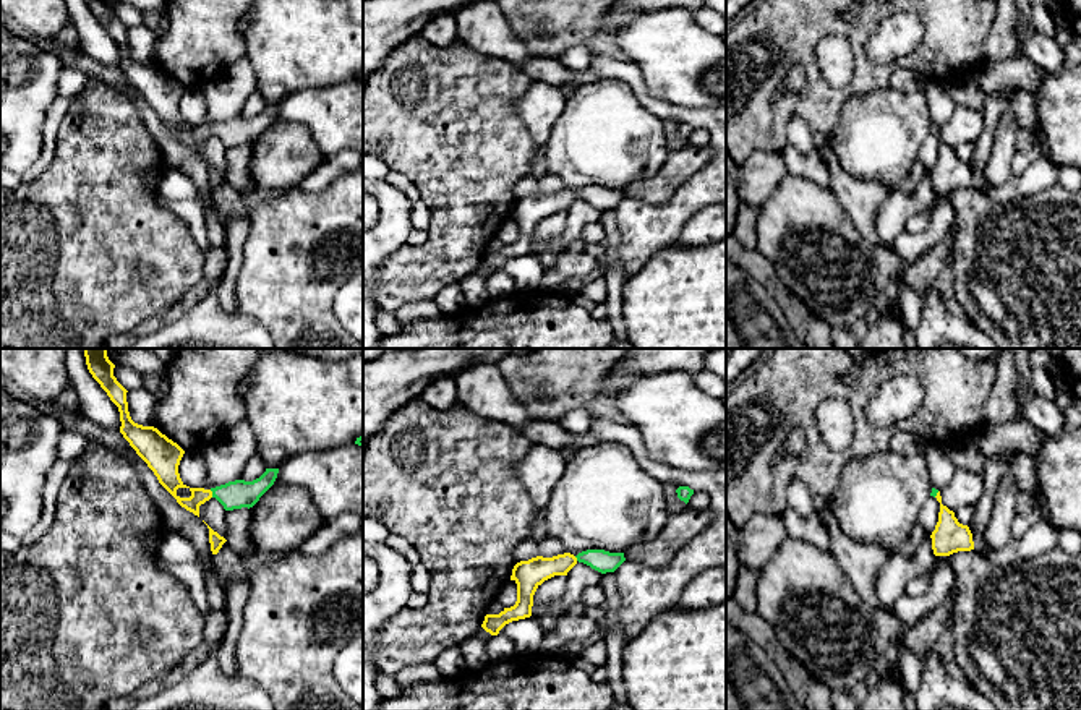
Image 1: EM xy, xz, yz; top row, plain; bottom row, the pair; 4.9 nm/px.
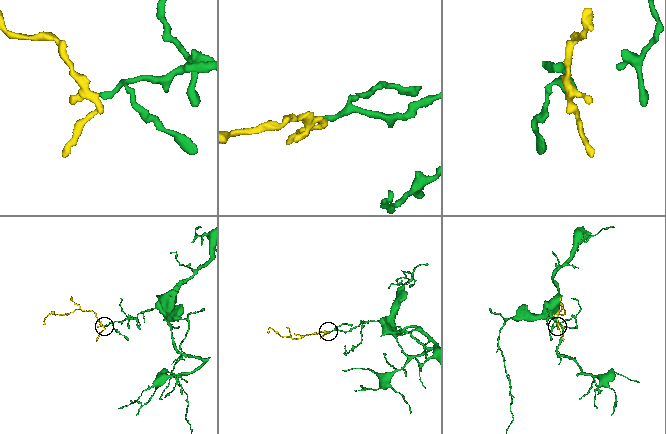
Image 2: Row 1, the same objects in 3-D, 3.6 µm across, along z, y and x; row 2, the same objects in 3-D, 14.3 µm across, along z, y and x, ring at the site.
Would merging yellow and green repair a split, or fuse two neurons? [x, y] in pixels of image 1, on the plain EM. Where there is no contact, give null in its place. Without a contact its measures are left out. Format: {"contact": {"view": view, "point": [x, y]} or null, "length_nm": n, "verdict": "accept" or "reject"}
{"contact": {"view": "xy", "point": [211, 130]}, "length_nm": 40, "verdict": "accept"}

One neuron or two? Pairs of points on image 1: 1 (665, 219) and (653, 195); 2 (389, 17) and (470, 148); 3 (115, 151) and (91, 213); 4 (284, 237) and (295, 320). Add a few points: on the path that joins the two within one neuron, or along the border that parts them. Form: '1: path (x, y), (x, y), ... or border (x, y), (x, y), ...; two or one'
1: border (686, 179), (662, 203), (626, 198); two
2: border (418, 33), (399, 44), (380, 65); two
3: path (106, 166), (99, 198); one
4: path (292, 258), (294, 299); one

